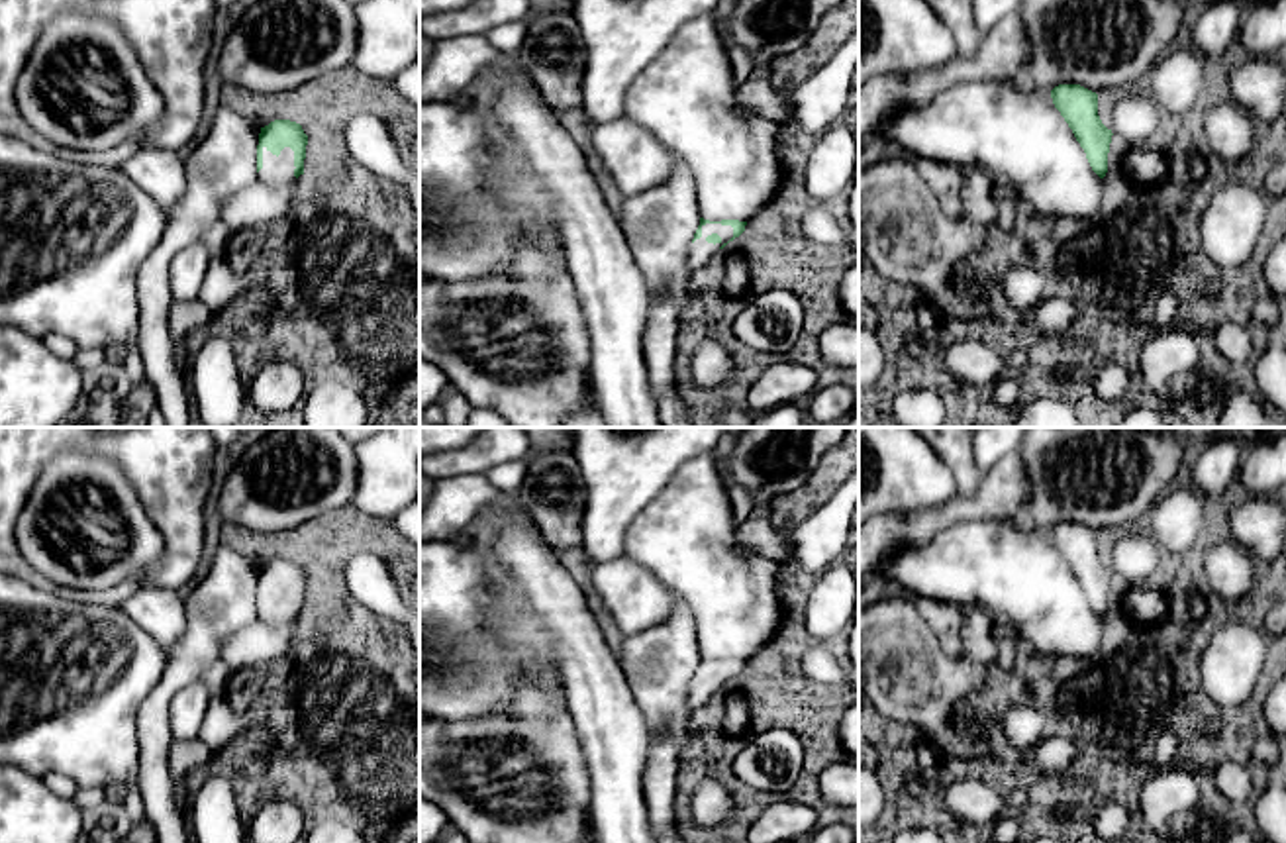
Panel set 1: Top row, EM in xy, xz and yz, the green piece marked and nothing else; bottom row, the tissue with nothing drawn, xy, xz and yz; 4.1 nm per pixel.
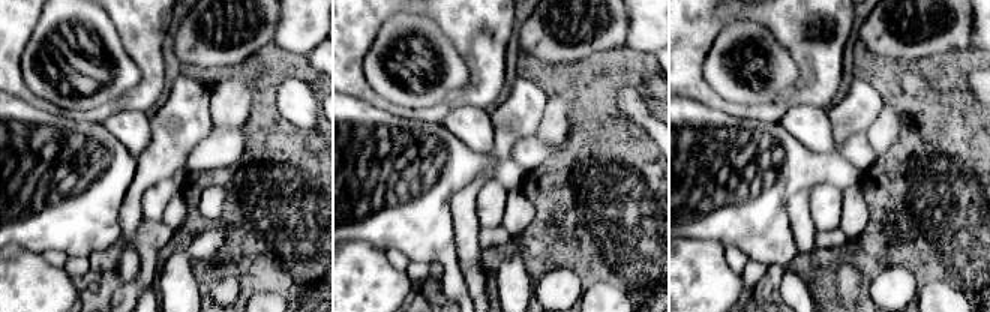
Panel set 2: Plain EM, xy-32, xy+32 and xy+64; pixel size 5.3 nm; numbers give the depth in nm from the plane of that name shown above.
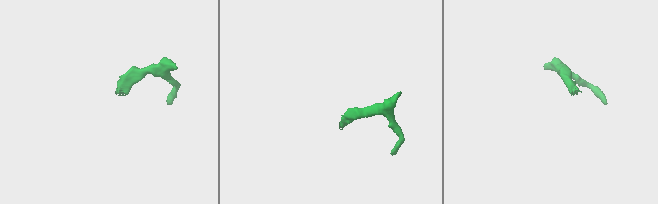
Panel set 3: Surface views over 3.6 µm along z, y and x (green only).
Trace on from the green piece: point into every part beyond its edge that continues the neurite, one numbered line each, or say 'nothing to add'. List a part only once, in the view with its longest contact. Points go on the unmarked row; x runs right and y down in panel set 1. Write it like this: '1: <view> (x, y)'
1: xz (700, 691)

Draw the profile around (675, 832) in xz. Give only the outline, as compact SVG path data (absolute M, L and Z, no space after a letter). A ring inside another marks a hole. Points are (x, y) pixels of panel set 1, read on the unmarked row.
M672 818L657 843L696 843L690 829Z

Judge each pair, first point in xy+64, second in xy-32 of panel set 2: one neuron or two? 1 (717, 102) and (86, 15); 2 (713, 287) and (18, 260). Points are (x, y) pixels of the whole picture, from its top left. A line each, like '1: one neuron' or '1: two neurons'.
1: two neurons
2: one neuron

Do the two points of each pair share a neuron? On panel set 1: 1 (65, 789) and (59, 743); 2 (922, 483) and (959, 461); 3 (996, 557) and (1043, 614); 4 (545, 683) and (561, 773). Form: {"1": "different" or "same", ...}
{"1": "different", "2": "different", "3": "same", "4": "same"}

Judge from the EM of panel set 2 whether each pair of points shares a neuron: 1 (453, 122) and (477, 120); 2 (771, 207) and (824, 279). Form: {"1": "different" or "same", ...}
{"1": "same", "2": "different"}

